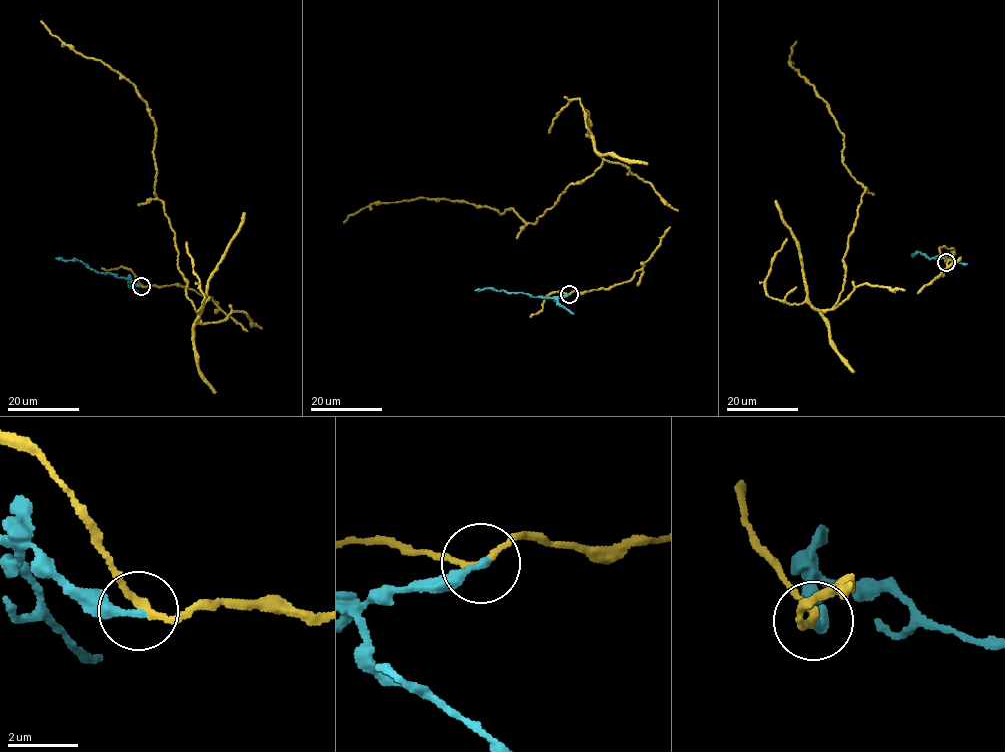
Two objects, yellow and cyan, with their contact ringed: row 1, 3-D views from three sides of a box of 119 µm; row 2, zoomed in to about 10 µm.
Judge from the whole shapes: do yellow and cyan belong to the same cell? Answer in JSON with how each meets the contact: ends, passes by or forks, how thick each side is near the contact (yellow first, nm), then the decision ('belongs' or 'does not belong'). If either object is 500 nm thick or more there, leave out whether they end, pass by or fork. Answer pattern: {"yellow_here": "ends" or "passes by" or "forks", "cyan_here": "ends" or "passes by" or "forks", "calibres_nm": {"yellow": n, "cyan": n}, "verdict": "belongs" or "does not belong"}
{"yellow_here": "passes by", "cyan_here": "ends", "calibres_nm": {"yellow": 190, "cyan": 280}, "verdict": "does not belong"}

